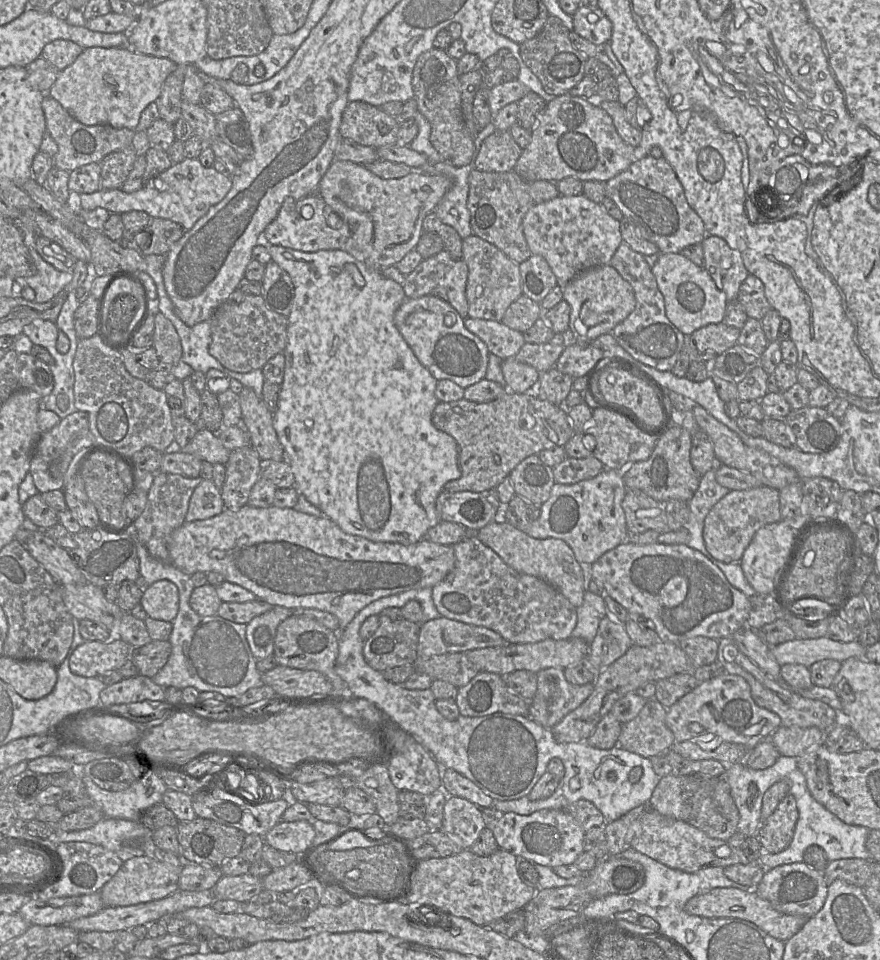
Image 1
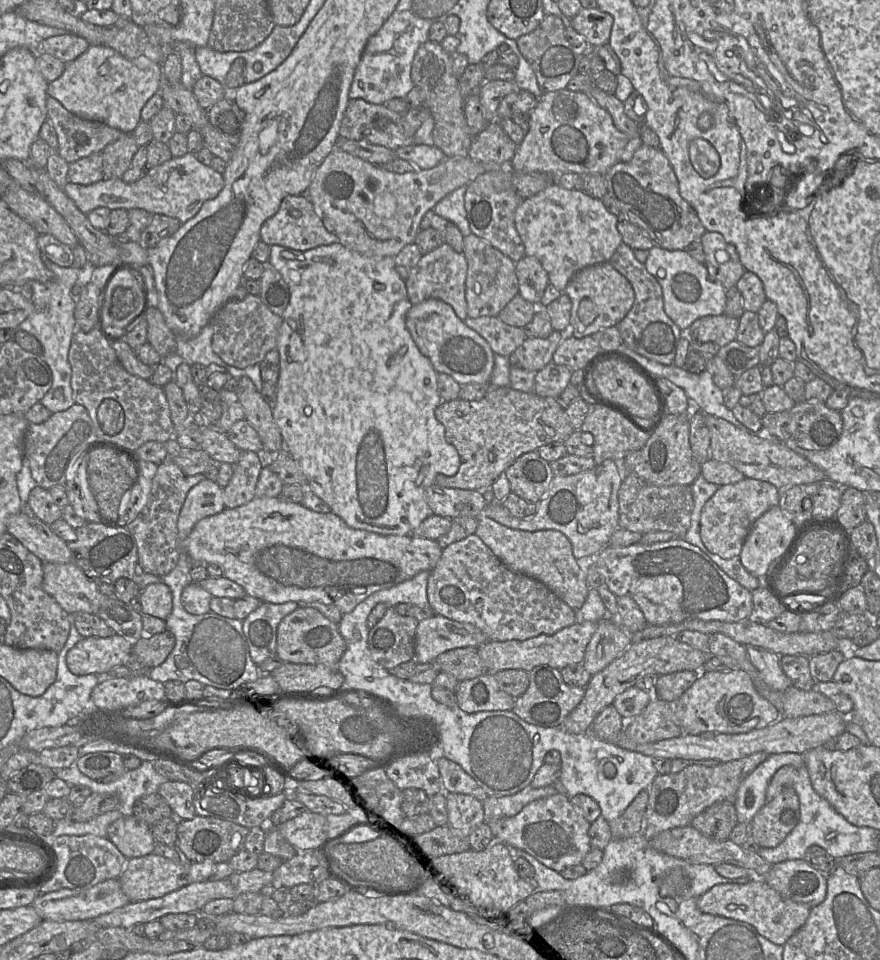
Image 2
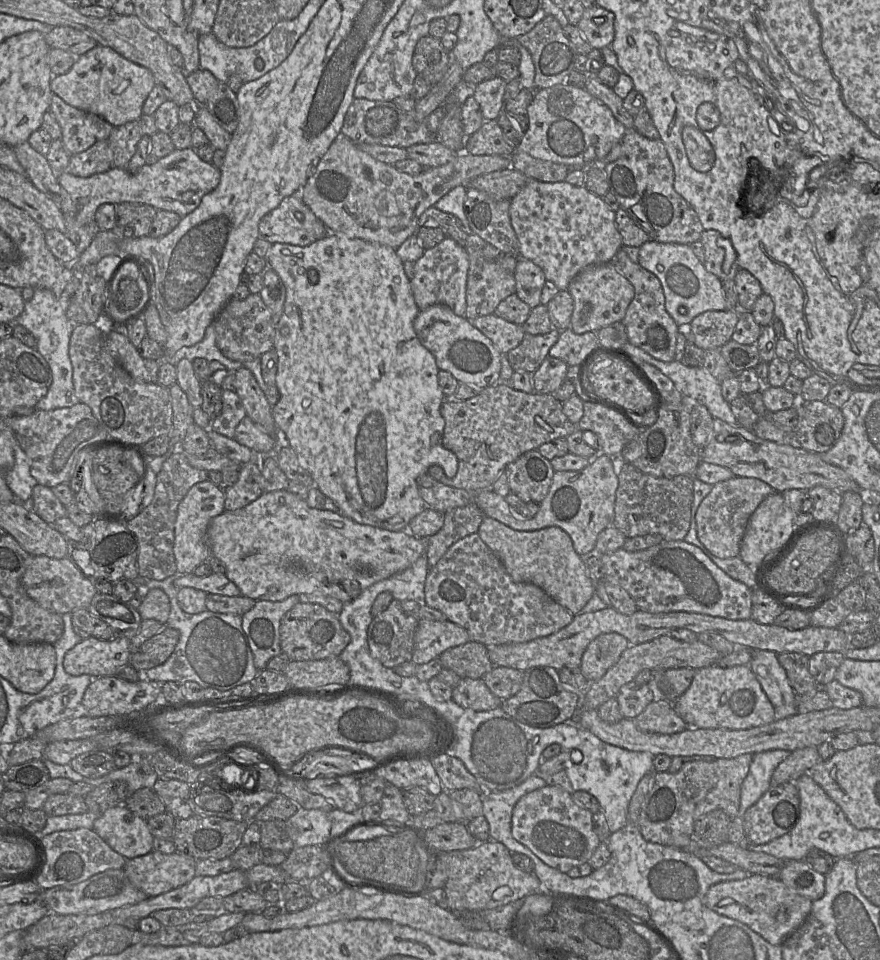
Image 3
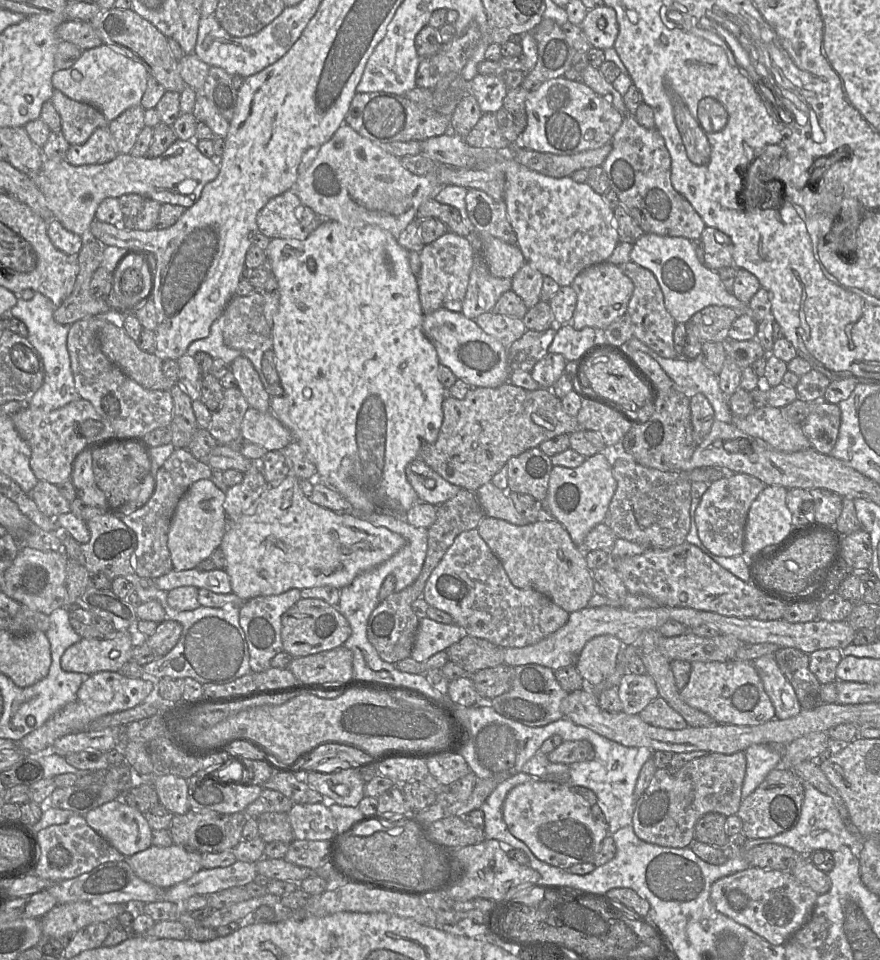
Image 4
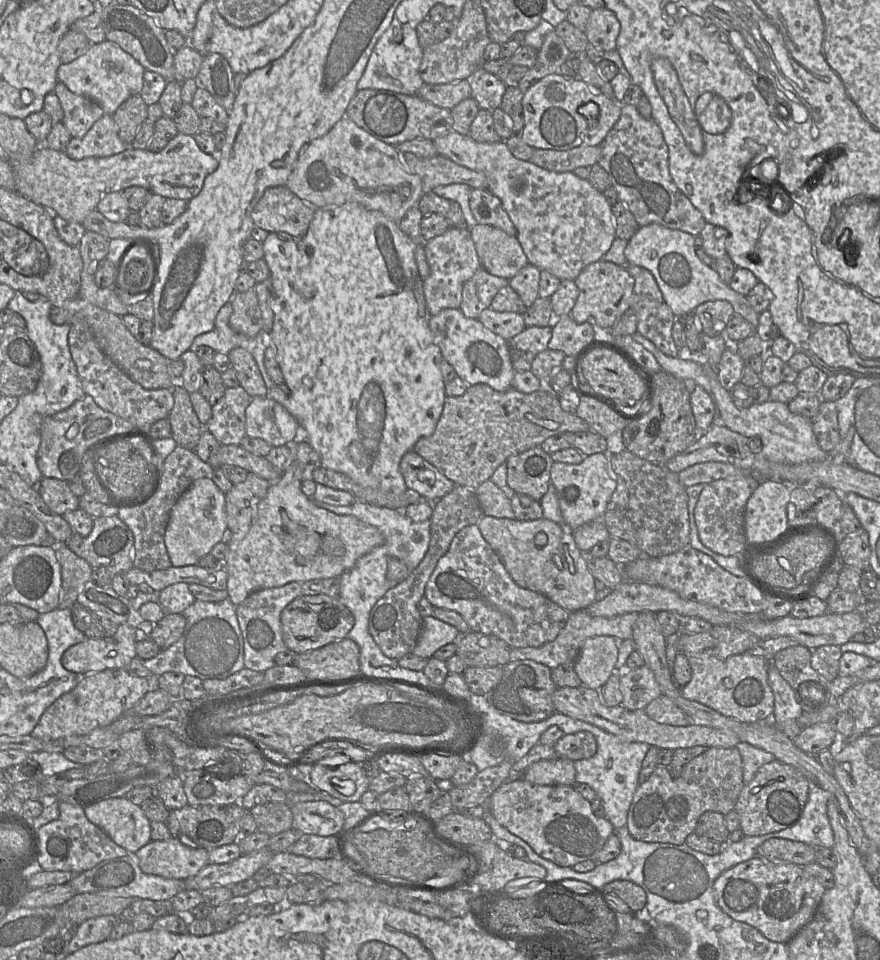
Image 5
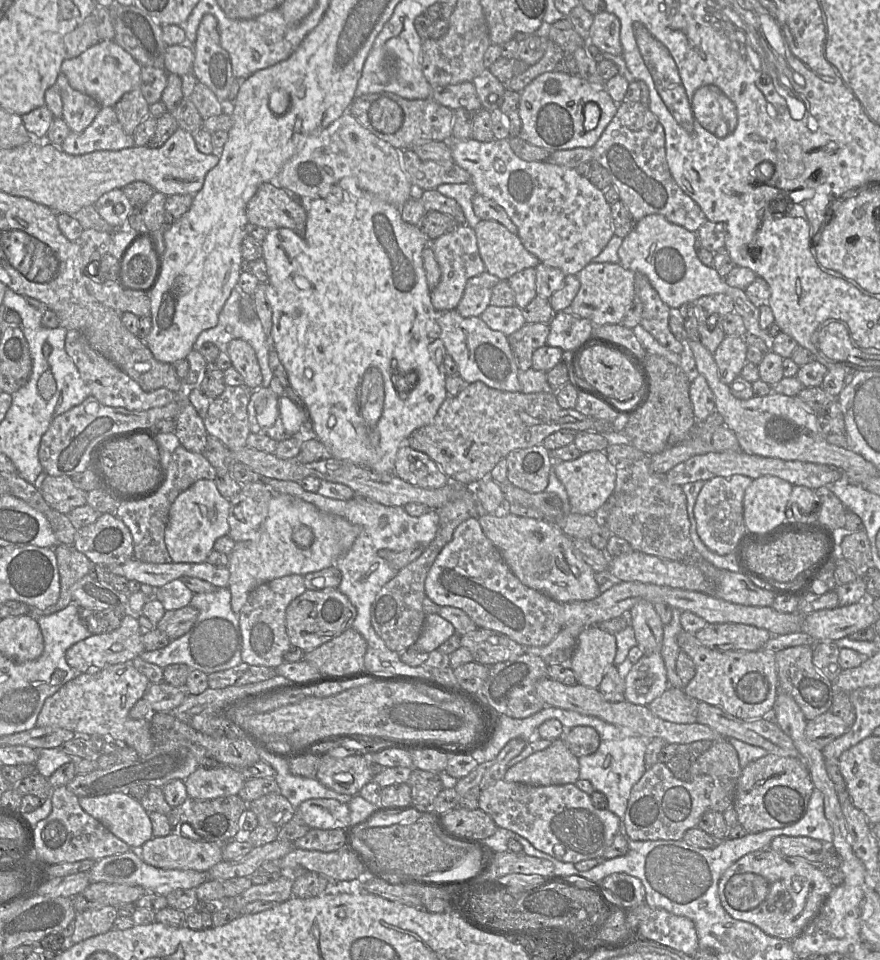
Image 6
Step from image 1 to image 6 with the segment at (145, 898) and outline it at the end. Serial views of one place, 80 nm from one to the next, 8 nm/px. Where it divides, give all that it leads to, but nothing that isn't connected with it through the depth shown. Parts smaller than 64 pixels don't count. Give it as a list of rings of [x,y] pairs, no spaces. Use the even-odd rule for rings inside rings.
[[[171,832],[164,837],[153,837],[140,849],[133,850],[138,851],[145,863],[156,868],[207,872],[223,860],[224,845],[194,841]]]

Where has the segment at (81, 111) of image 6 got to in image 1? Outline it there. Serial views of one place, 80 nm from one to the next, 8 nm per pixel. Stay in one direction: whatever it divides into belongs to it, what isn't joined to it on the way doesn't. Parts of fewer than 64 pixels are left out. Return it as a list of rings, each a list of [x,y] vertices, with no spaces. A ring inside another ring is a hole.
[[[48,94],[44,95],[42,109],[46,121],[46,131],[58,145],[54,156],[54,167],[71,172],[84,165],[98,162],[108,154],[132,146],[136,130],[114,128],[110,125],[88,126],[75,119],[61,104]]]

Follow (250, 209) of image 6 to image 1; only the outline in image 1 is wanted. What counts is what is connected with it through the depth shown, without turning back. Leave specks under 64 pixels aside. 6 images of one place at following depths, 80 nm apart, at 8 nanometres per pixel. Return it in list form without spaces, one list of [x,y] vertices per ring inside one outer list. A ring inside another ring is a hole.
[[[312,194],[301,199],[288,197],[284,200],[276,218],[265,228],[262,242],[267,245],[278,245],[303,252],[316,252],[320,250],[344,250],[344,245],[351,235],[350,225],[343,221],[342,227],[333,229],[328,226],[326,217],[334,212],[318,195]],[[310,206],[313,215],[305,219],[301,209]]]

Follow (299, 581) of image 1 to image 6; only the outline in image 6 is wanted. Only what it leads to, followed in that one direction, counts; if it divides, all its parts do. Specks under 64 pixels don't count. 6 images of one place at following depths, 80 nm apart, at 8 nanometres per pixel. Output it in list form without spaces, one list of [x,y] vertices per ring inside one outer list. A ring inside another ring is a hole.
[[[274,493],[269,502],[267,517],[256,537],[236,542],[229,554],[228,589],[233,612],[236,615],[240,613],[249,594],[260,584],[291,574],[305,576],[334,566],[351,548],[360,532],[360,526],[343,517],[323,512],[298,497]]]

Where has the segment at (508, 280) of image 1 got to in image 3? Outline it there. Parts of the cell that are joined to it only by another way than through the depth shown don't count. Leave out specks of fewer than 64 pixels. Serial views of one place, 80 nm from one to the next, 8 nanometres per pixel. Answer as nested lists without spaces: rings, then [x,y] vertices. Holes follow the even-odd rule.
[[[475,233],[467,237],[465,249],[469,256],[466,288],[466,319],[493,314],[499,303],[516,291],[514,273],[507,272],[499,264],[501,252]]]

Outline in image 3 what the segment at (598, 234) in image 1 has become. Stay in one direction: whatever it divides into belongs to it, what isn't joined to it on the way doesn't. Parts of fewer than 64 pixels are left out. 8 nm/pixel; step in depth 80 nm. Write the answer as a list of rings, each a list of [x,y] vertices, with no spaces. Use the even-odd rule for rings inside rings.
[[[528,179],[527,184],[510,200],[510,220],[519,242],[519,257],[539,266],[548,281],[566,290],[570,282],[584,269],[600,264],[610,264],[614,255],[623,247],[615,214],[602,197],[591,193],[585,186],[574,186],[566,181],[542,182]]]

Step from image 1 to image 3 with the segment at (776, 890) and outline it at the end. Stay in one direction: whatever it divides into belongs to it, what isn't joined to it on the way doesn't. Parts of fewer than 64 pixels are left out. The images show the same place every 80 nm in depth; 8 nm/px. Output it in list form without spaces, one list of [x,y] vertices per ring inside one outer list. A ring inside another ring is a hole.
[[[804,860],[786,862],[776,877],[796,893],[813,901],[825,894],[825,875],[814,870]]]

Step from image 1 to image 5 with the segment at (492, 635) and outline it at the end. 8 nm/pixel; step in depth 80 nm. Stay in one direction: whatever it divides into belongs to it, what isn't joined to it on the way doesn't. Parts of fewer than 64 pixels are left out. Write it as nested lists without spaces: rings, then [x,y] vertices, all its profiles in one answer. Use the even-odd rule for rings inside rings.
[[[433,616],[423,618],[423,623],[413,654],[429,659],[442,646],[449,644],[458,636],[457,628]]]

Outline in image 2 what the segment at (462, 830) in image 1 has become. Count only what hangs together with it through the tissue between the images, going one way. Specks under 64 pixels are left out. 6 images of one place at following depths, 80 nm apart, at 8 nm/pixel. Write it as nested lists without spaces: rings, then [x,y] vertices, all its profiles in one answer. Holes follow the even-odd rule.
[[[445,793],[448,825],[463,835],[469,836],[479,824],[485,822],[483,802],[472,795]]]

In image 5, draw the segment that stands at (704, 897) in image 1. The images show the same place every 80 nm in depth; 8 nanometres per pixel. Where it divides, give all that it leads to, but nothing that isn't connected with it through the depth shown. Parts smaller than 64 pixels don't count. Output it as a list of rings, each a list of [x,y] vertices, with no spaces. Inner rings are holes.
[[[755,856],[752,859],[739,863],[736,866],[726,870],[714,882],[714,892],[716,895],[716,901],[720,908],[726,914],[728,914],[734,920],[745,922],[755,927],[769,940],[782,943],[788,943],[794,937],[794,935],[802,927],[804,927],[807,924],[807,922],[813,917],[813,915],[819,907],[819,904],[825,891],[826,888],[820,883],[820,881],[818,881],[815,877],[807,874],[804,871],[803,867],[789,862],[772,862],[759,856]]]

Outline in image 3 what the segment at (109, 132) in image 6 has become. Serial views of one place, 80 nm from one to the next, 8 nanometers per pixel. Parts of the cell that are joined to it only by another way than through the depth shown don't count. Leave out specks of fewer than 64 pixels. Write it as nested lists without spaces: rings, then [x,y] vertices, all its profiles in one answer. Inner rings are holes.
[[[108,139],[96,142],[87,150],[70,157],[67,172],[78,177],[90,177],[113,167],[113,153]]]

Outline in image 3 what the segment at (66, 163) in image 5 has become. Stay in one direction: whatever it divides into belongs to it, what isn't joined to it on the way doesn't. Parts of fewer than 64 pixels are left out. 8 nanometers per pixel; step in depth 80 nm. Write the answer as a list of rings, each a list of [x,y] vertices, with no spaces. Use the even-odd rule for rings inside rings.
[[[192,147],[177,150],[161,158],[154,164],[145,164],[136,173],[126,169],[112,167],[110,170],[90,177],[74,176],[67,171],[57,176],[59,184],[70,195],[72,211],[65,213],[65,235],[73,242],[79,254],[82,254],[100,231],[96,221],[97,208],[105,203],[118,204],[131,202],[148,204],[157,210],[166,210],[184,217],[193,212],[207,193],[220,183],[220,169],[212,163],[199,158]]]

